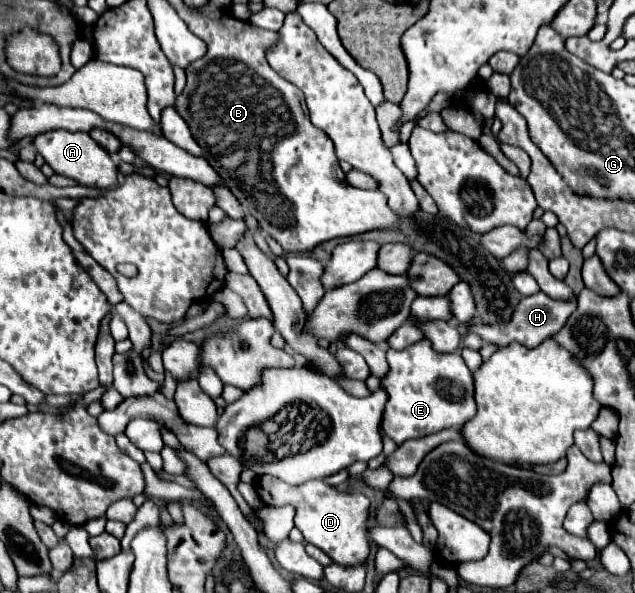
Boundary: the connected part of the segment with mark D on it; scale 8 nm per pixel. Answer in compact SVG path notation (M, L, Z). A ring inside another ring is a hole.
M268 474L258 476L254 480L254 488L258 498L266 506L286 506L286 504L294 506L296 508L294 526L302 532L304 540L324 550L336 564L358 566L370 554L368 532L374 520L370 518L370 500L364 494L340 492L334 486L326 484L324 480L312 480L300 486L290 486Z

